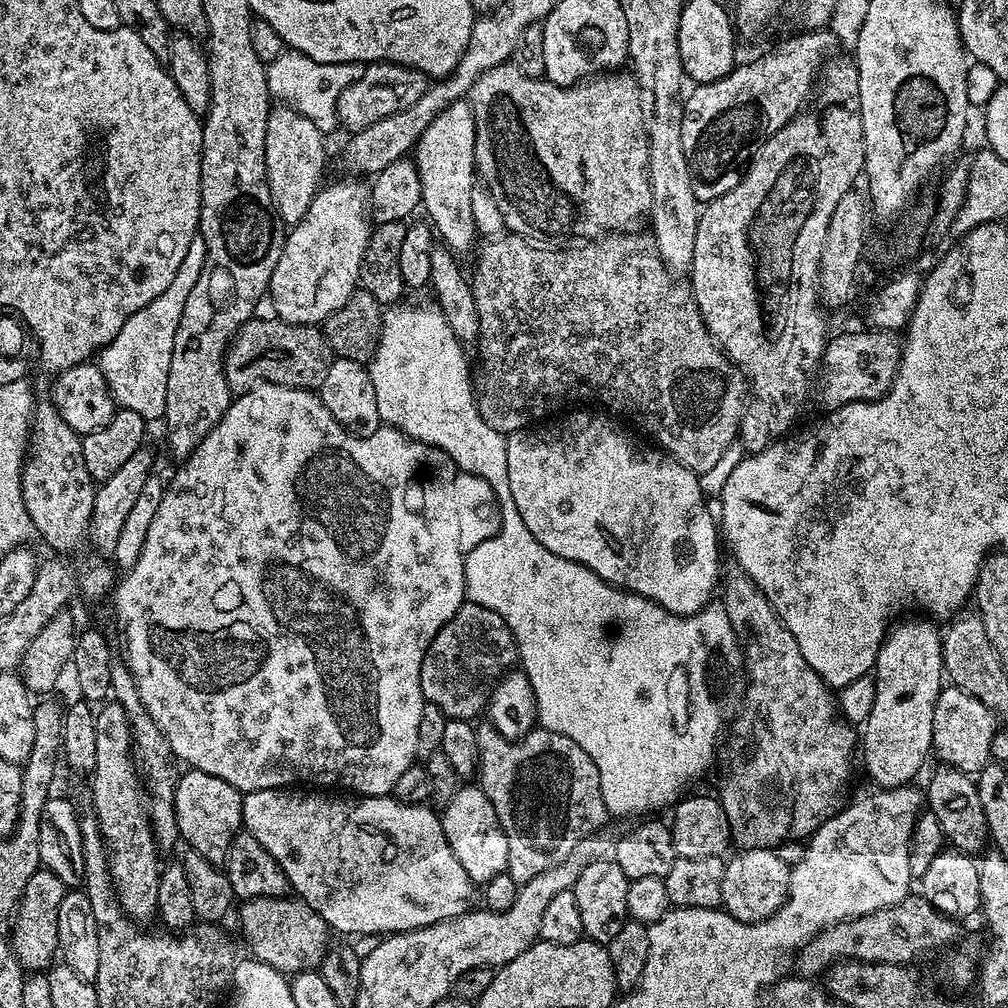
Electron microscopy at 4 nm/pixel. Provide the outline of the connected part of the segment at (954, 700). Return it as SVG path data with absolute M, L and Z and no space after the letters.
M941 687L938 702L934 702L934 722L932 723L932 751L941 765L957 768L959 772L979 773L990 763L992 751L990 742L998 730L997 713L991 712L978 698L966 694L960 688Z

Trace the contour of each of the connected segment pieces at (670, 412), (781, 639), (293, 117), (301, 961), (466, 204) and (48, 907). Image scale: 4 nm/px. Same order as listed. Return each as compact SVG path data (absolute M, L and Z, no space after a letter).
M505 234L499 238L489 239L485 243L488 245L481 250L480 257L476 260L476 273L471 273L470 276L480 323L478 349L480 348L480 360L484 363L484 385L481 388L479 385L478 388L480 413L494 430L507 434L518 432L521 428L529 427L533 422L543 421L559 413L561 411L559 408L563 404L580 406L583 405L580 404L583 400L597 400L601 404L599 405L601 409L617 417L625 416L620 418L625 421L633 420L642 431L649 432L653 436L651 439L682 466L686 466L694 473L705 474L713 469L713 465L717 464L718 458L725 453L726 448L738 439L740 417L744 414L746 403L746 384L739 371L734 370L732 361L724 355L720 345L708 333L708 327L704 325L696 299L692 297L691 287L687 283L677 282L668 272L667 266L659 256L655 239L648 234L647 236L628 235L632 234L608 234L591 242L581 243L584 244L581 248L560 248L557 252L551 252L548 248L536 248L540 246L515 234Z
M733 571L733 576L725 575L722 580L722 592L724 588L724 597L722 603L726 610L726 618L730 618L730 626L736 632L737 636L749 636L753 641L750 646L749 664L752 669L752 687L748 693L748 714L745 715L745 725L748 730L754 734L754 744L751 752L744 762L740 762L733 766L728 774L728 778L721 782L720 792L718 791L718 799L720 804L726 810L726 818L730 822L730 830L732 831L732 844L737 849L745 850L748 848L771 848L775 849L781 844L785 844L788 840L803 841L805 838L811 837L813 832L823 826L828 817L837 811L836 795L840 792L840 783L848 776L848 767L852 764L852 751L858 748L858 732L853 725L847 720L838 718L838 704L834 699L833 689L825 684L824 679L816 673L814 669L807 664L802 658L802 650L798 650L798 642L794 642L794 638L790 634L790 630L780 621L780 616L772 609L772 603L762 594L762 590L758 590L758 586L749 576L743 572Z
M276 106L268 115L268 185L277 217L283 220L285 225L295 226L303 218L306 210L310 210L310 202L322 187L320 179L324 176L324 140L325 133L320 132L318 126L310 122L310 118L298 114L298 110Z
M258 898L243 901L239 908L240 930L255 959L285 974L319 969L330 947L330 929L309 904L299 898Z
M467 99L455 100L442 114L422 130L422 138L415 146L414 161L417 172L421 176L422 208L428 211L427 219L430 221L435 235L440 236L445 245L457 254L468 252L472 243L478 240L478 233L474 224L474 205L470 202L472 192L478 187L478 173L476 170L476 127L474 126L474 110Z
M41 867L40 871L34 874L34 878L26 882L26 890L22 890L22 898L12 921L11 938L17 963L29 973L43 973L57 959L60 947L58 906L62 906L65 891L62 878L58 878L58 874L54 874L46 867Z

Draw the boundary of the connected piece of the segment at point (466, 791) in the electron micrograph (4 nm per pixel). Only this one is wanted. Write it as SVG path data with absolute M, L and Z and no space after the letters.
M478 786L457 787L448 803L443 805L440 821L446 834L446 842L450 842L450 850L454 850L454 858L462 862L462 870L470 874L473 885L483 886L490 882L490 878L507 872L506 834L502 830L502 822L498 822L498 814L490 798L486 798L482 789Z

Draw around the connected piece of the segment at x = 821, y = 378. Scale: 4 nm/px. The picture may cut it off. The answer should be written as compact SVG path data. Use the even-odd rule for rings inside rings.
M867 330L868 332L844 332L841 336L833 335L824 347L824 359L818 369L818 392L825 409L841 408L852 400L877 400L882 398L892 387L892 380L900 369L902 340L892 330Z

